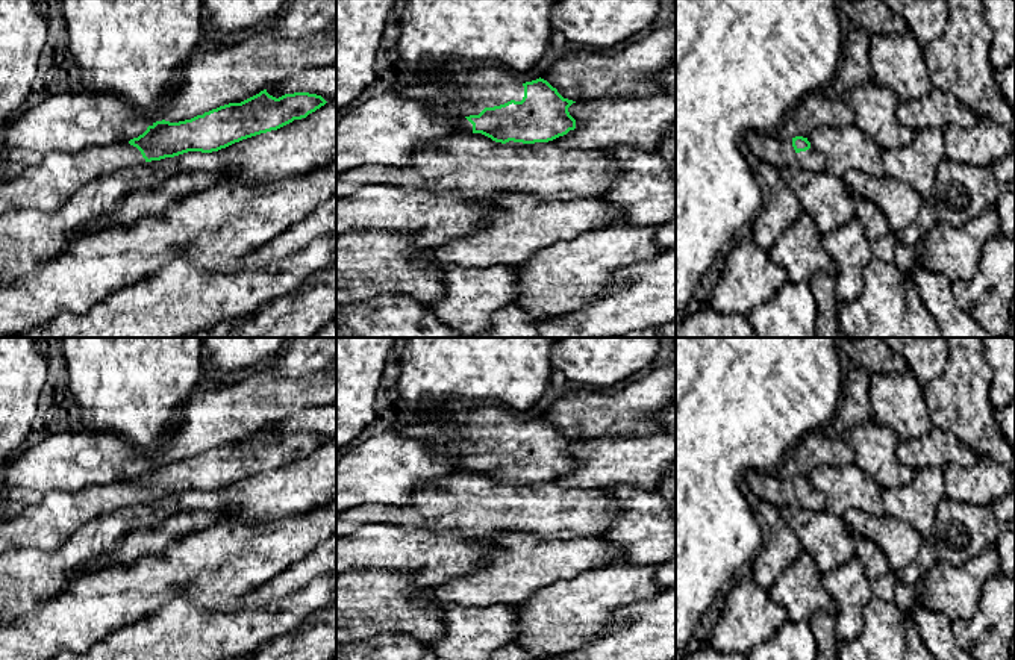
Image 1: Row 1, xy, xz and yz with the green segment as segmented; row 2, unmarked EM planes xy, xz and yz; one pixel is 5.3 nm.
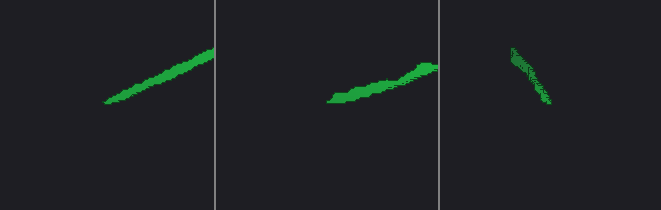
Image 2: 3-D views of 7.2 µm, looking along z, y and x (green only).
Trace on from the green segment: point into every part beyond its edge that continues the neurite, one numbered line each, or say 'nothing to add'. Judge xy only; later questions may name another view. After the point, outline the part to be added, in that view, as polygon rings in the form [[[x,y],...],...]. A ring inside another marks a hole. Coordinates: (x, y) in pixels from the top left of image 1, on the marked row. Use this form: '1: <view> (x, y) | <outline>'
1: xy (47, 186) | [[[129,142],[91,147],[74,154],[50,153],[21,174],[0,176],[0,215],[27,207],[53,213],[88,182],[144,163],[141,151]]]

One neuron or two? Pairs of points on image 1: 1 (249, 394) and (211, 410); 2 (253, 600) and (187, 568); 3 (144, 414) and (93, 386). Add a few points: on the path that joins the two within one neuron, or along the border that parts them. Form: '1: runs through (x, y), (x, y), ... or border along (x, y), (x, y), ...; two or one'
1: runs through (240, 403), (232, 410), (220, 410); one
2: border along (274, 575), (246, 594), (215, 606); two
3: runs through (132, 401), (118, 388), (105, 388); one

